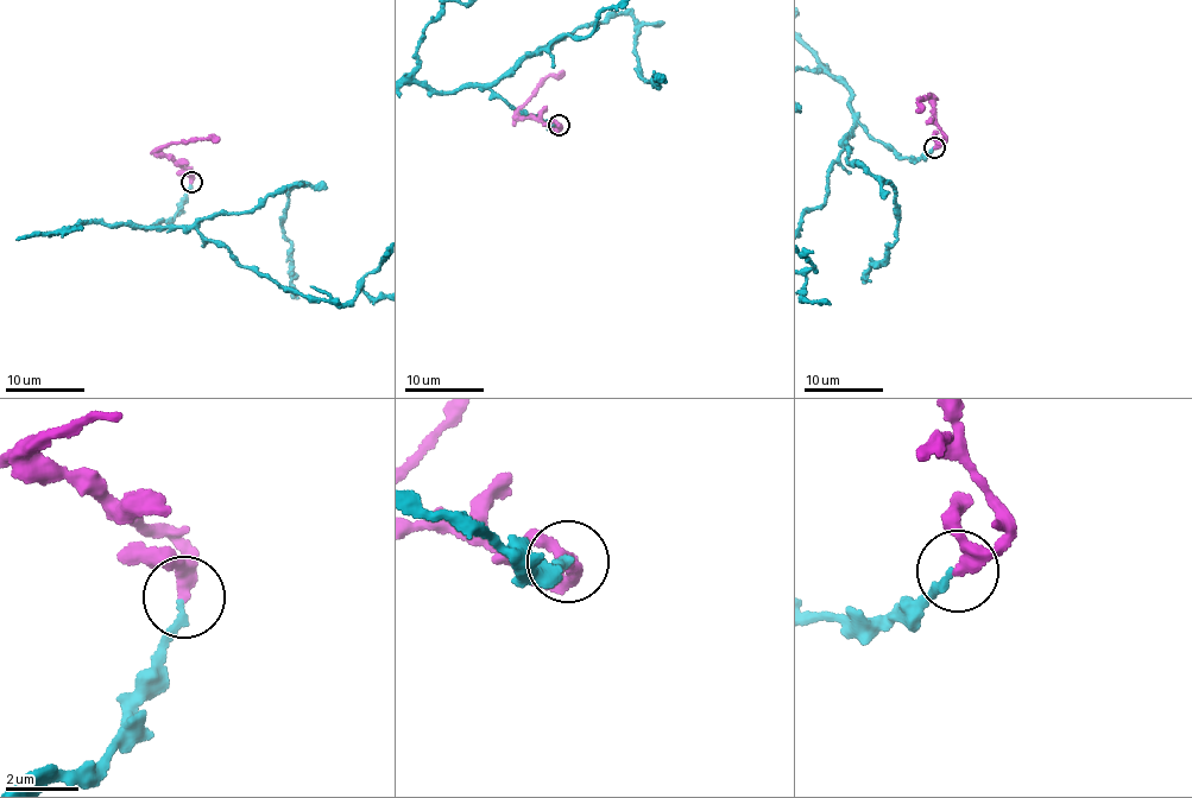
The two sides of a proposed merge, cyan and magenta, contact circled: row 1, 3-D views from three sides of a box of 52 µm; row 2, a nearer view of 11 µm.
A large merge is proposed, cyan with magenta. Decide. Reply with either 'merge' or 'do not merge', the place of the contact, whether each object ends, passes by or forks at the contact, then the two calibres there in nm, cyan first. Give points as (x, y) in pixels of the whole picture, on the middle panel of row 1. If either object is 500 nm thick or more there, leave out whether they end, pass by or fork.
do not merge; at (559, 125); cyan ends there; magenta passes by; 200 nm thick on the cyan side, 320 nm on the other

